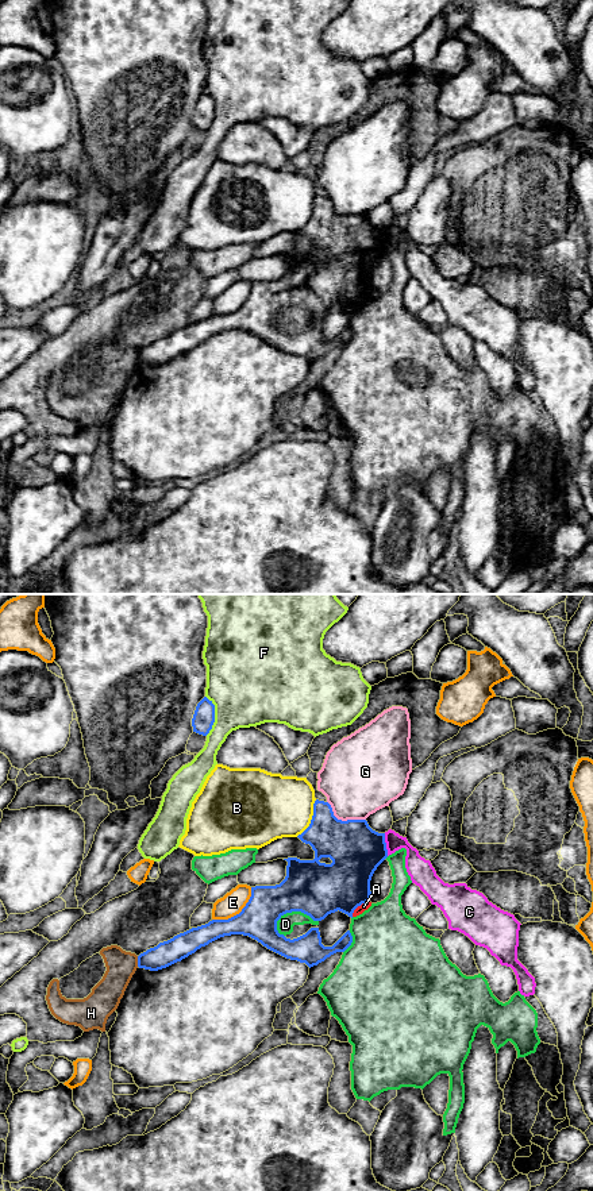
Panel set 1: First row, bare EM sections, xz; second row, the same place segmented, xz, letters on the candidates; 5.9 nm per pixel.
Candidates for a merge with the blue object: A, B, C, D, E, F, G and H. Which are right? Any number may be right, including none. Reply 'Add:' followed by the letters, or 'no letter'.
Add: no letter

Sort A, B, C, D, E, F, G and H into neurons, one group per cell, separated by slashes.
A / B / C / D / E / F / G / H

